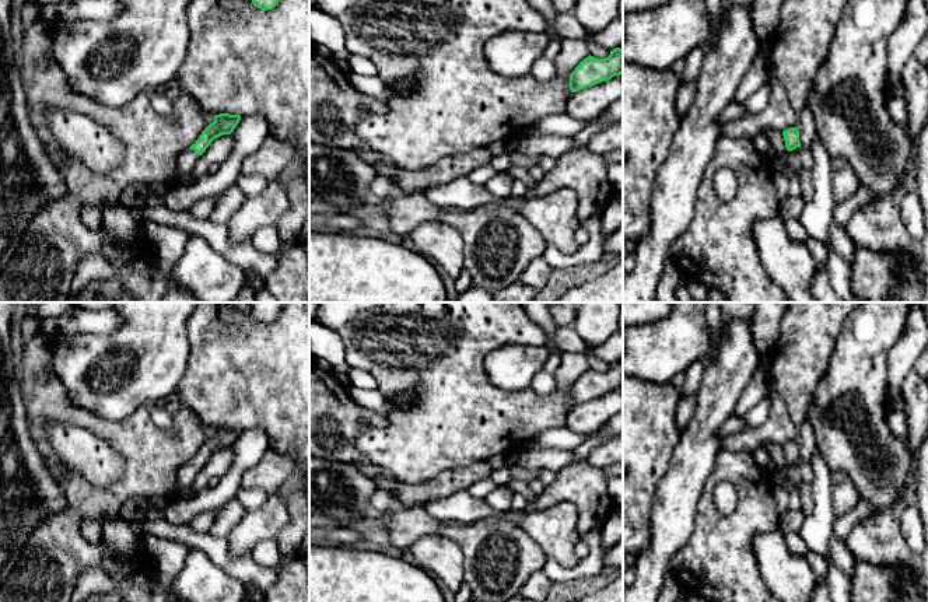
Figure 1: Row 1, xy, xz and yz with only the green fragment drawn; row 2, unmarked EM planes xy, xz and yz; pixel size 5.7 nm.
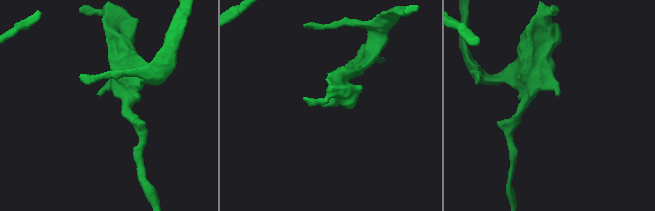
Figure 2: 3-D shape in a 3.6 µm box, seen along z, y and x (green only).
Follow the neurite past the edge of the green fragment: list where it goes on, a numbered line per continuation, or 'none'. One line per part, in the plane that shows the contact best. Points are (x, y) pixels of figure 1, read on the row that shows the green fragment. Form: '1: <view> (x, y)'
1: xy (186, 160)

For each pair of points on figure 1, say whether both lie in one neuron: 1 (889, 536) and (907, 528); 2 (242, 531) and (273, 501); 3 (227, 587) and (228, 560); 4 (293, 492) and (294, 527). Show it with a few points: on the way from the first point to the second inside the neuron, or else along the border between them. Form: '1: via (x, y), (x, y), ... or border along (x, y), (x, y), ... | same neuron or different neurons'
1: border along (911, 500), (902, 510), (900, 534), (913, 556) | different neurons
2: via (251, 527), (268, 510) | same neuron
3: border along (203, 552), (217, 566), (245, 585) | different neurons
4: via (294, 500), (294, 518) | same neuron

